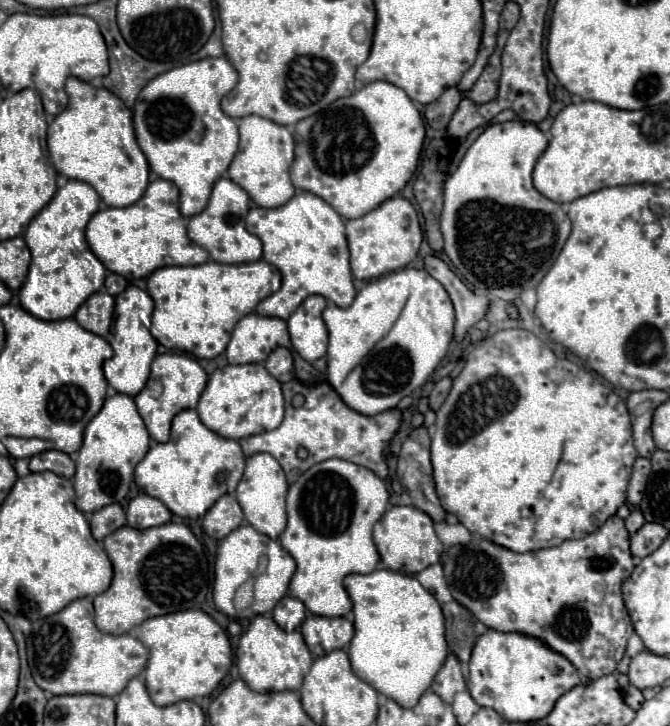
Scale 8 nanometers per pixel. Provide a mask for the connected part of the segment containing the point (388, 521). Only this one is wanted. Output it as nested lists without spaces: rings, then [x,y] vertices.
[[[394,505],[390,507],[382,515],[382,519],[374,525],[374,543],[378,547],[380,561],[386,569],[402,571],[408,575],[420,573],[422,569],[434,563],[440,563],[442,553],[444,553],[444,545],[436,537],[432,519],[414,506]]]

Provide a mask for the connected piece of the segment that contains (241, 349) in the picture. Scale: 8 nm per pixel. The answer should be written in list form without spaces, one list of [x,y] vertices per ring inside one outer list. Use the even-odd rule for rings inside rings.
[[[250,313],[234,327],[226,357],[232,365],[262,363],[276,347],[292,347],[286,321]]]

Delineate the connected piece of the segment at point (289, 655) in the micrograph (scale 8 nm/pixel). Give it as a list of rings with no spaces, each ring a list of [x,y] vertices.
[[[258,615],[240,637],[240,643],[236,649],[236,665],[244,683],[256,693],[286,691],[286,689],[298,691],[302,687],[302,679],[306,671],[310,671],[312,655],[300,631],[292,631],[292,633],[282,631],[274,623],[274,619],[266,615]]]

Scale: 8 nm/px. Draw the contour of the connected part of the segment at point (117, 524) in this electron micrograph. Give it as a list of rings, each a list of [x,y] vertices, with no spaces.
[[[112,503],[112,505],[106,505],[106,507],[98,509],[90,519],[92,535],[98,541],[102,541],[106,535],[120,529],[122,525],[126,525],[126,513],[118,503]]]

